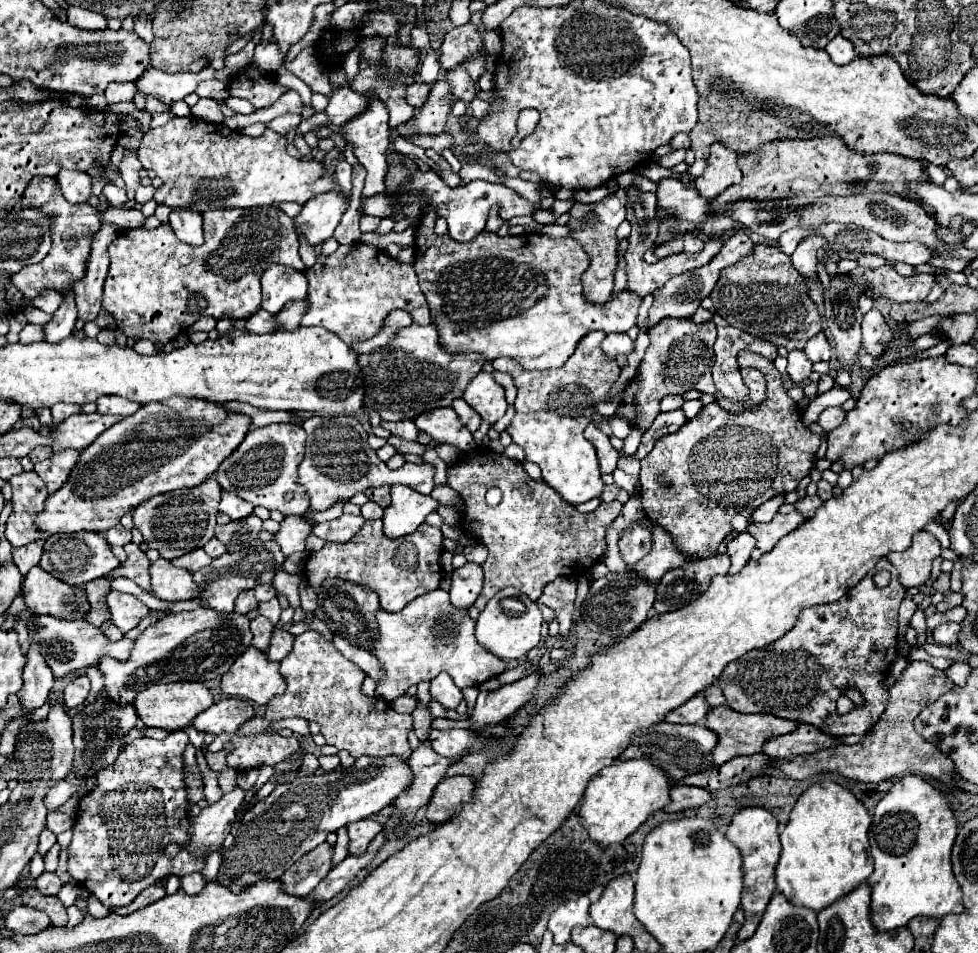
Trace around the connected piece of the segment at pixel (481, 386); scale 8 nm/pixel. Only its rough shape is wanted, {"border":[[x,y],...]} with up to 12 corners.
{"border":[[486,371],[470,381],[464,401],[490,425],[508,407],[504,387]]}

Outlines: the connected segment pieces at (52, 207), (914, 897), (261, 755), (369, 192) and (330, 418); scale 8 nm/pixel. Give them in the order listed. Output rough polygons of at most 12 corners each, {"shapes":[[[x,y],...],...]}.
{"shapes":[[[34,177],[24,207],[50,217],[52,249],[12,277],[24,295],[66,291],[86,271],[100,213]],[[904,775],[870,827],[872,923],[962,913],[946,797]],[[218,735],[222,751],[236,771],[274,767],[300,749],[294,735]],[[376,93],[368,111],[342,125],[366,167],[362,199],[386,189],[388,113]],[[314,415],[298,481],[312,511],[382,485],[430,495],[434,465],[392,471],[352,415]]]}

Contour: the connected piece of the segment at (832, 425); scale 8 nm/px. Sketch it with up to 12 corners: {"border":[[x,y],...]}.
{"border":[[842,407],[822,411],[818,425],[834,431],[844,421]]}

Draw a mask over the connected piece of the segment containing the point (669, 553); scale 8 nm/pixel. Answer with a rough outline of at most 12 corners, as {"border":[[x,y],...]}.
{"border":[[654,527],[652,549],[636,573],[658,583],[666,571],[696,557],[684,557],[664,529]]}

